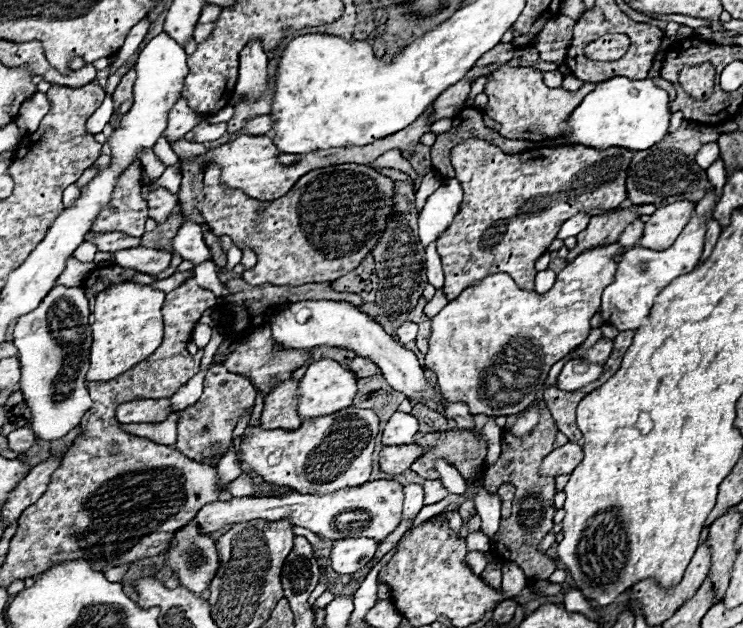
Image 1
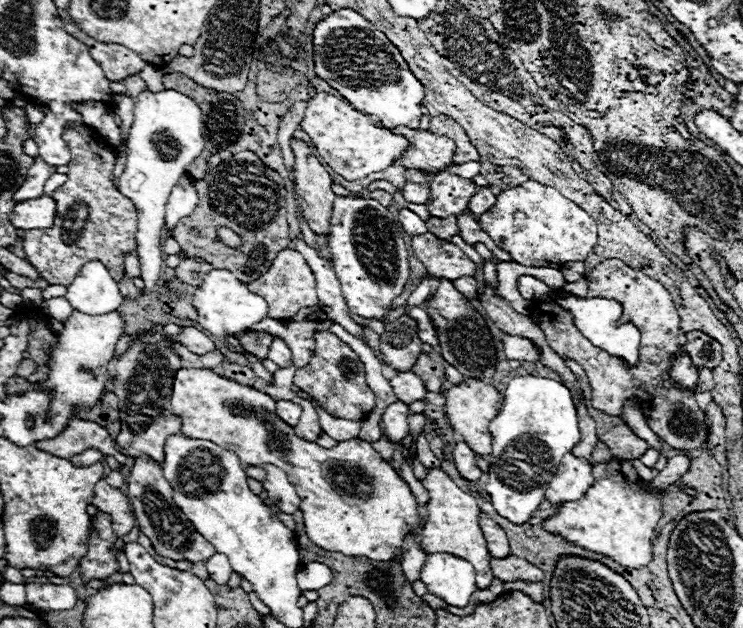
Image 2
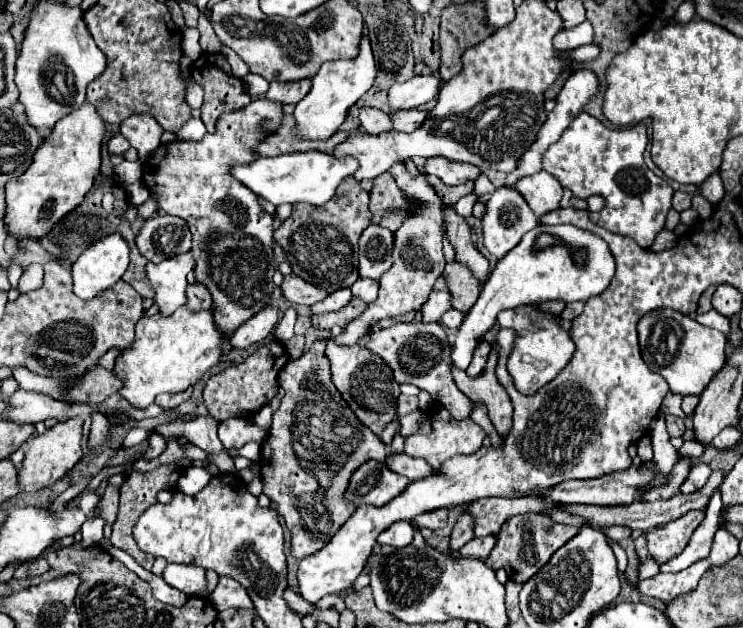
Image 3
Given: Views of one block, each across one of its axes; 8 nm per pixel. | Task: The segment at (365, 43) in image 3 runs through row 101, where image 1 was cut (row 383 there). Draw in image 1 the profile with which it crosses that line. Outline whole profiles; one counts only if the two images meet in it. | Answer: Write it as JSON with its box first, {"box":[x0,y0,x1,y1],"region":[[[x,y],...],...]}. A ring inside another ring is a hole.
{"box":[298,358,358,418],"region":[[[332,358],[314,360],[300,380],[300,394],[302,394],[300,402],[298,402],[300,416],[302,418],[316,418],[316,416],[326,416],[326,414],[334,414],[338,410],[344,410],[344,408],[352,406],[356,392],[358,392],[358,378],[352,370],[340,366]]]}

